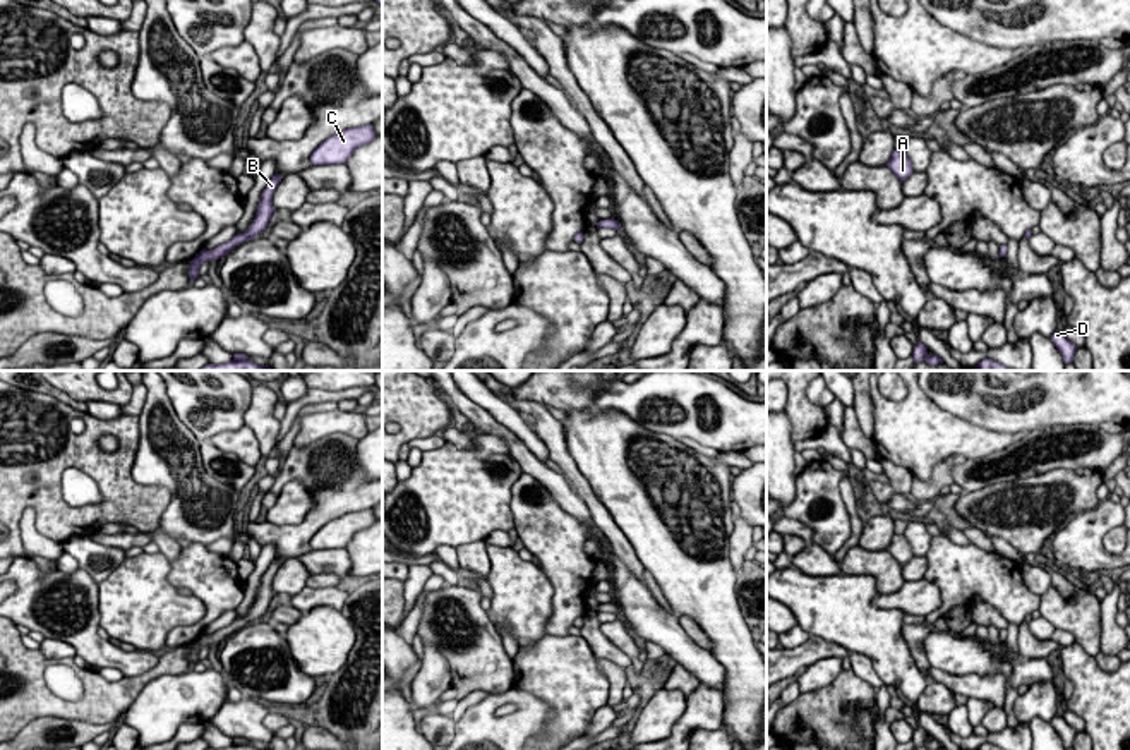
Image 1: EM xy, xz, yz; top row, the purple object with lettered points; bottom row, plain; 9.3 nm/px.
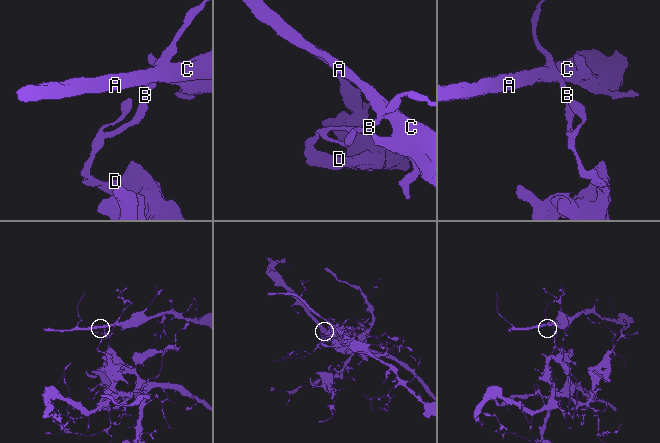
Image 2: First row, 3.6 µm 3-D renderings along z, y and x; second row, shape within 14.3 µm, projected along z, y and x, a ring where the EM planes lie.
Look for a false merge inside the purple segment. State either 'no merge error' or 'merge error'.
merge error

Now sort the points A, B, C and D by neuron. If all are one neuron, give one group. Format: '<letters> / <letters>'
A B C / D

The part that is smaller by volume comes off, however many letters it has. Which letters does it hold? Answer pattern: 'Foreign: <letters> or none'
Foreign: A, B, C

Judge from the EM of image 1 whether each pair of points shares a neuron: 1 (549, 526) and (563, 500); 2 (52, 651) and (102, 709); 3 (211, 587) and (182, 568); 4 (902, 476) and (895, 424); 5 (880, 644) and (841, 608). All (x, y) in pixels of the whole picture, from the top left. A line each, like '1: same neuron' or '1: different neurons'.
1: different neurons
2: different neurons
3: same neuron
4: different neurons
5: same neuron

